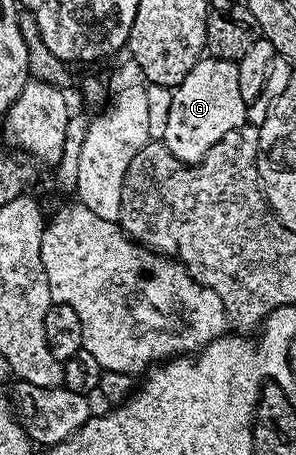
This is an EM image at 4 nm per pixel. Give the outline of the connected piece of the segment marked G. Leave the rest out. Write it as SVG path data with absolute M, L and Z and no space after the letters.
M203 56L182 79L182 83L171 90L168 101L168 114L164 117L164 134L162 140L178 160L184 165L196 165L222 139L229 131L234 131L234 127L245 124L246 102L242 99L242 91L238 91L238 67L235 61L218 59L217 57Z

